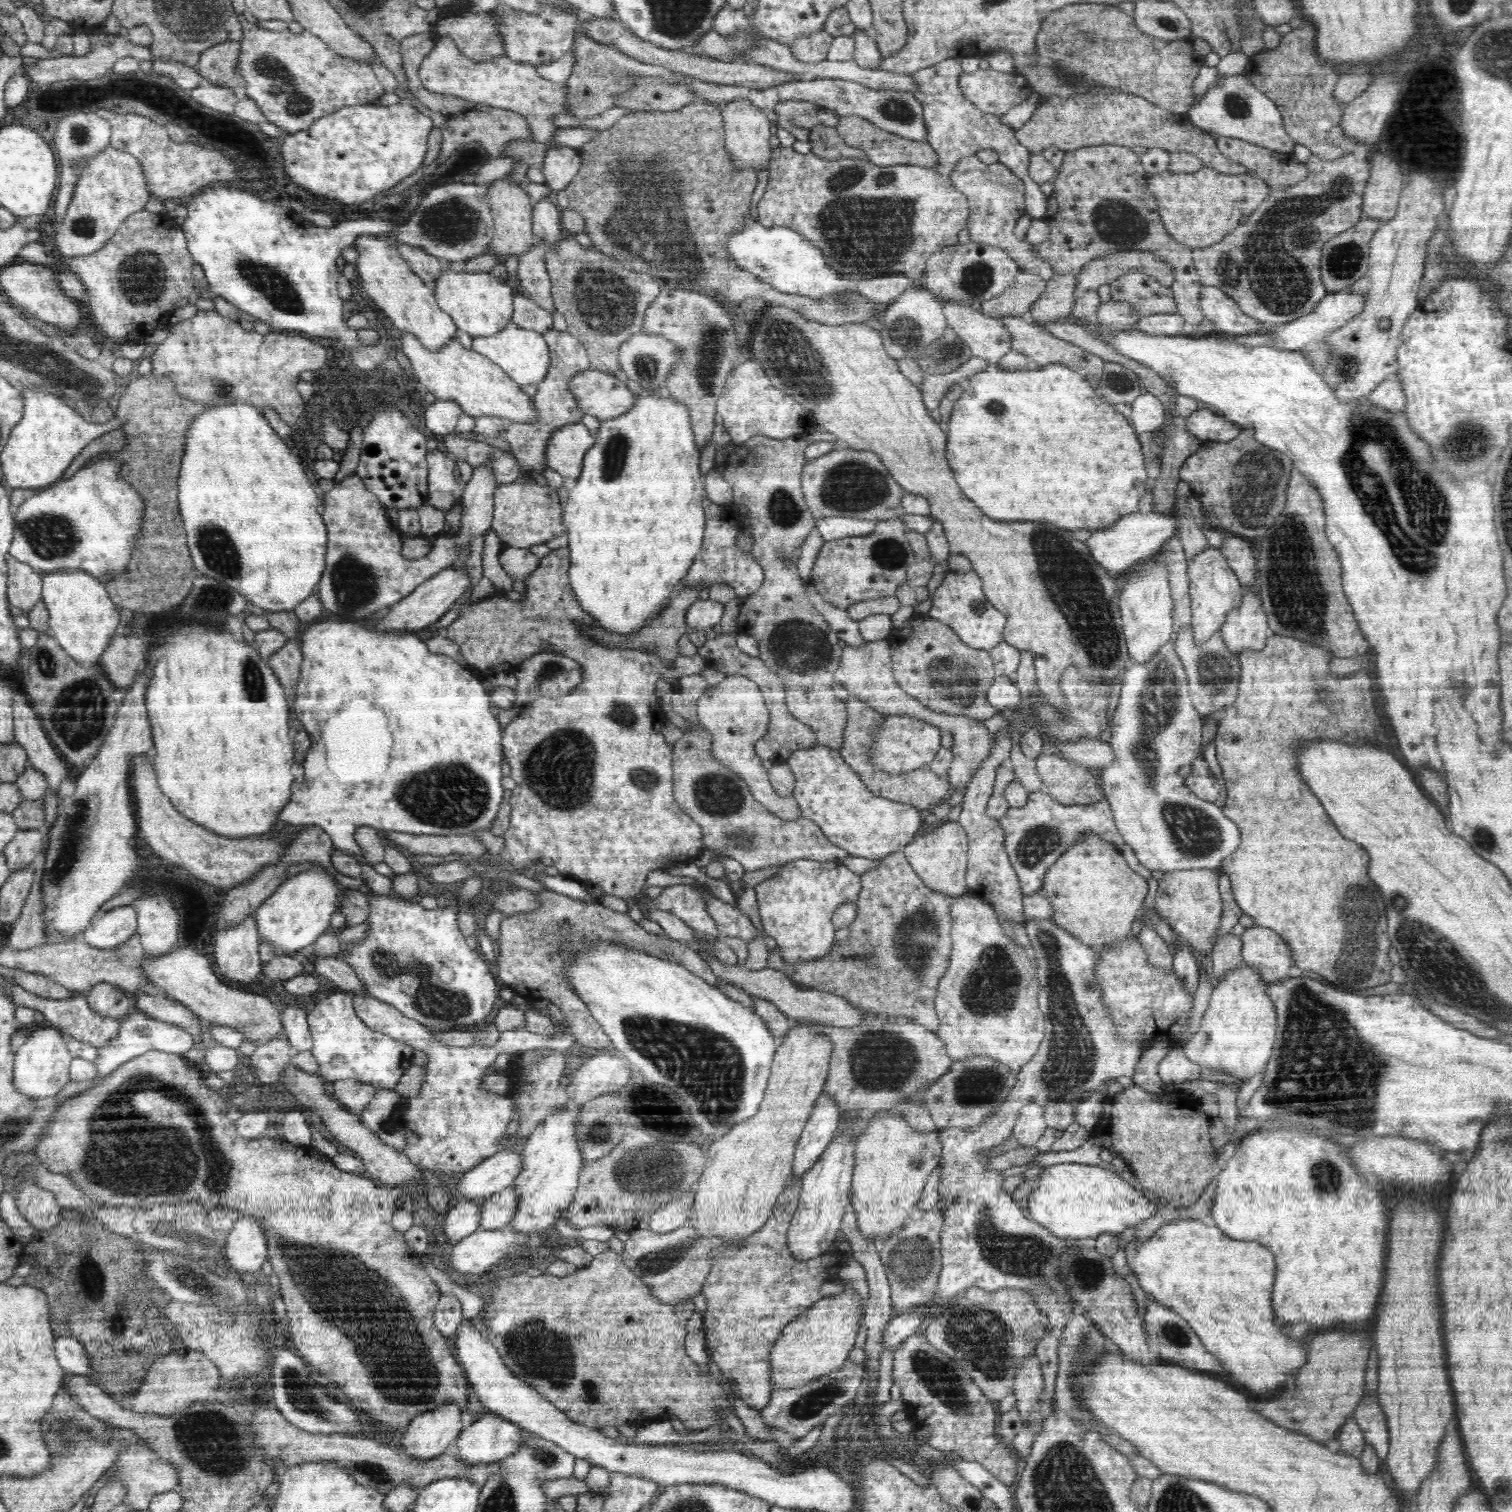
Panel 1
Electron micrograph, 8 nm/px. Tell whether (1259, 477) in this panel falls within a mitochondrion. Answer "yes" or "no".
yes

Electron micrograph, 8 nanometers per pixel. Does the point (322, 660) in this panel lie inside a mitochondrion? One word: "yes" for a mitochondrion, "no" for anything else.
no

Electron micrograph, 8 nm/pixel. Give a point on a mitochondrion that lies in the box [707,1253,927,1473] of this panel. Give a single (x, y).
(811, 1403)

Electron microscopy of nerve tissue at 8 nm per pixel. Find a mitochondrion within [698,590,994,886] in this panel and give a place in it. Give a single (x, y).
(796, 646)

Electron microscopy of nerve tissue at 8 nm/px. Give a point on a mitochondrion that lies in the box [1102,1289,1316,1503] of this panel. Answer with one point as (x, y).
(1172, 1333)

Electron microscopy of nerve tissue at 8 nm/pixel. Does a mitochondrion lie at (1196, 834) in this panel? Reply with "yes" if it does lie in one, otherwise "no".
yes

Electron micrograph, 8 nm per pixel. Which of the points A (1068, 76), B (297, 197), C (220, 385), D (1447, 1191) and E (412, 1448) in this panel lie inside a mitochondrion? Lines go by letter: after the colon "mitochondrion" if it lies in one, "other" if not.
A: mitochondrion
B: other
C: mitochondrion
D: other
E: other

